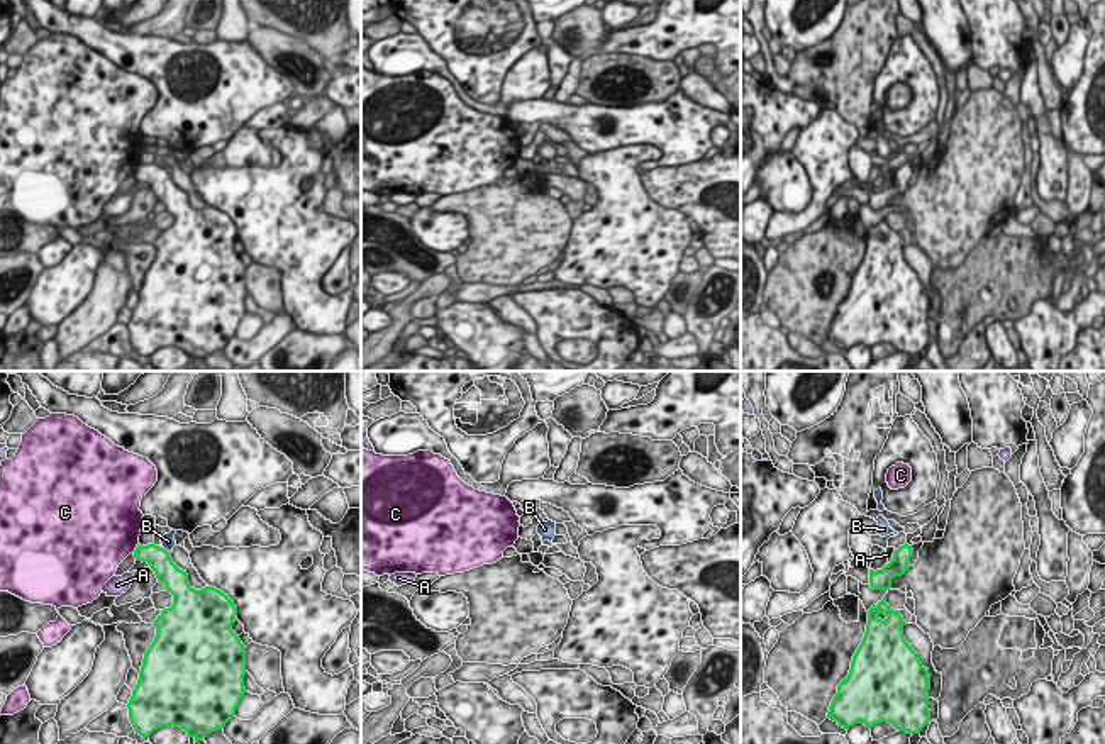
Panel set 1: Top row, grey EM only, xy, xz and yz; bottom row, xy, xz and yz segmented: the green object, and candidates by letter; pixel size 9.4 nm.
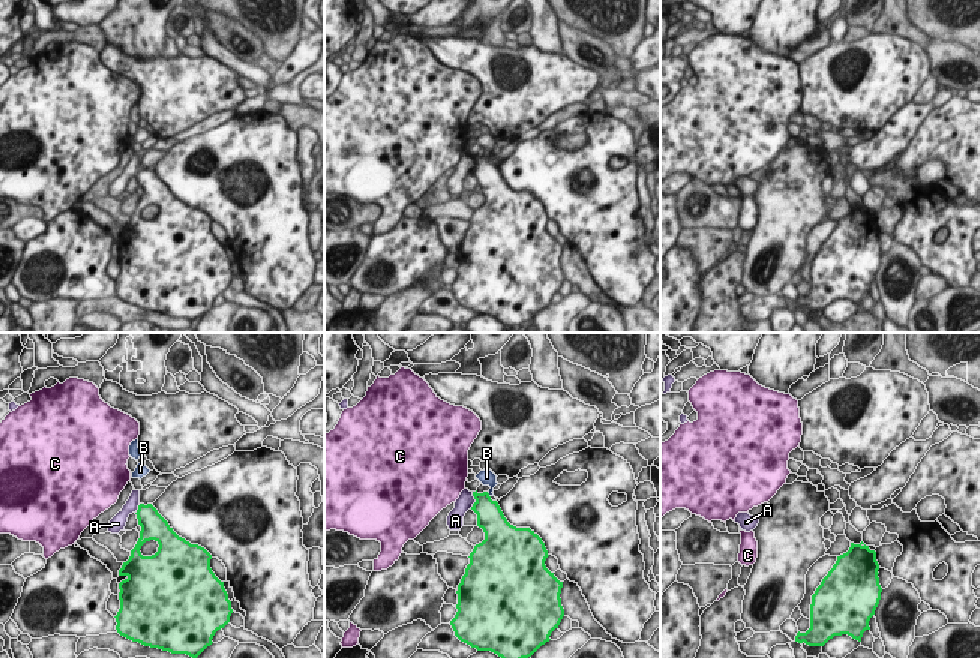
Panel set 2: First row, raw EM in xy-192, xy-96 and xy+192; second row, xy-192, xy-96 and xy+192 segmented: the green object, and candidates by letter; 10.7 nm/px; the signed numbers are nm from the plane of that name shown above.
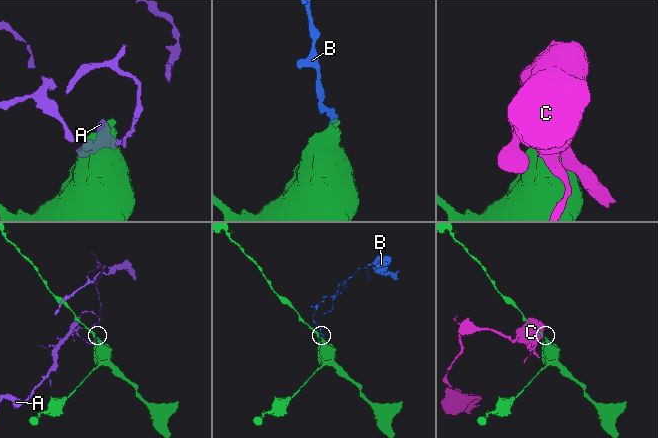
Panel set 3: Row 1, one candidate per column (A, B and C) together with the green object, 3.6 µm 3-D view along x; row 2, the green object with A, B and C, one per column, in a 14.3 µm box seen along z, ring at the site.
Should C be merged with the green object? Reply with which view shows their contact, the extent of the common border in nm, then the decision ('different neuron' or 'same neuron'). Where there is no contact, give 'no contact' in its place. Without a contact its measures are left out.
meets green in xy; contact 110 nm long; different neuron

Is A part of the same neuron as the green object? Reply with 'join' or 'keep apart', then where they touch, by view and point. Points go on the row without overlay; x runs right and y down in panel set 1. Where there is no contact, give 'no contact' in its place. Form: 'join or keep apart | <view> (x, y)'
keep apart | yz (890, 182)

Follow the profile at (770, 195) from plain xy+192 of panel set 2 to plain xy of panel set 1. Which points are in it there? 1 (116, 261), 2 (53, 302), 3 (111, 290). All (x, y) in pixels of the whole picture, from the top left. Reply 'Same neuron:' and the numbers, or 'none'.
Same neuron: 1, 3

